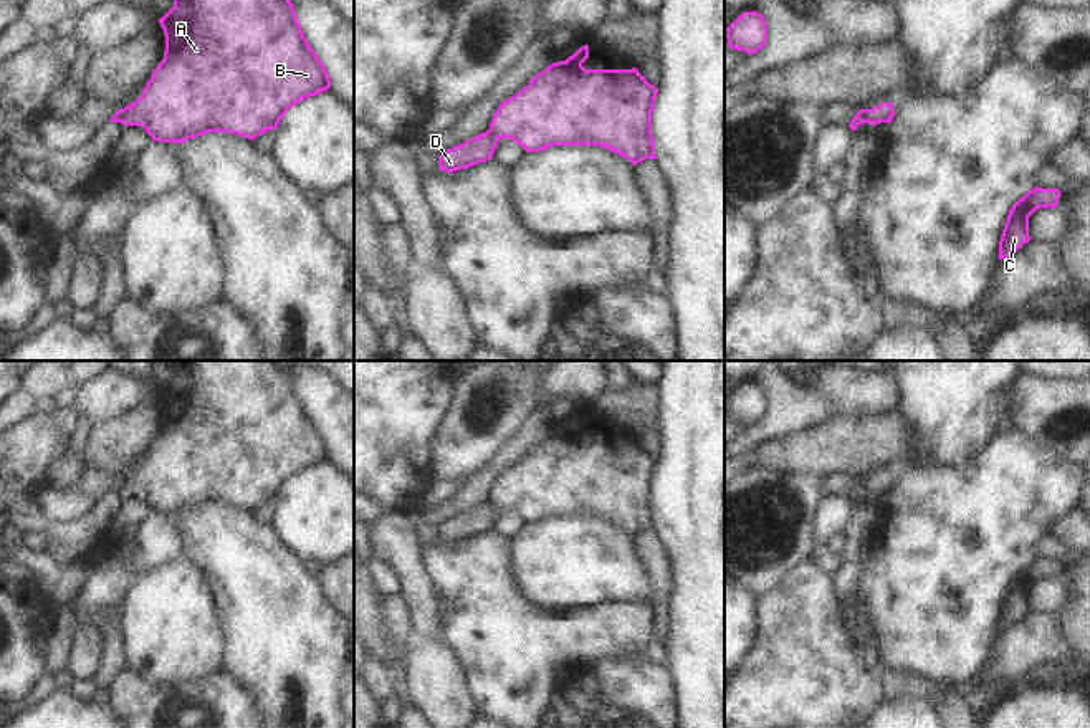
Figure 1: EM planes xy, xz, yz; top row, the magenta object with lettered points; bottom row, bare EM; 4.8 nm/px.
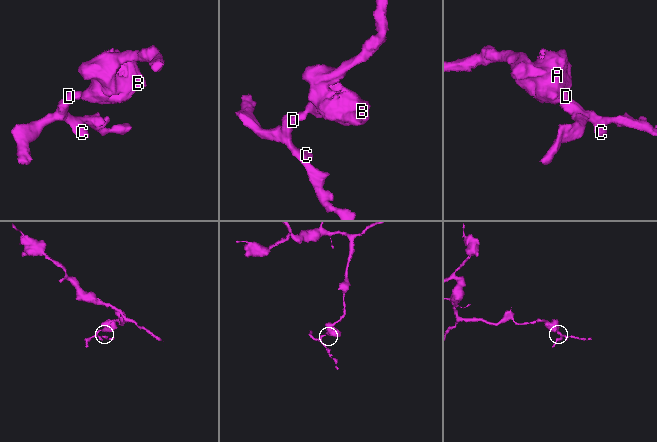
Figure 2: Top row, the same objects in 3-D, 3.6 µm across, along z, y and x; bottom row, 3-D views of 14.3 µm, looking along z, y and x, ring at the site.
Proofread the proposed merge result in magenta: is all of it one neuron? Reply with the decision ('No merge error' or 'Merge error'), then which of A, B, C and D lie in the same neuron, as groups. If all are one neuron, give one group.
Merge error. Groups: A B / C D

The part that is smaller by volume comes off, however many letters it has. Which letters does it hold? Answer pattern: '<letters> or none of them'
C, D

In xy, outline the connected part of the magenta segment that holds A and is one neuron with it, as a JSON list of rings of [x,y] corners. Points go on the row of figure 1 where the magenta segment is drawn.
[[[174,0],[159,23],[165,35],[164,60],[141,96],[121,109],[124,127],[141,126],[152,141],[180,144],[208,132],[230,132],[253,141],[276,129],[296,103],[331,88],[327,71],[304,38],[289,0]]]

